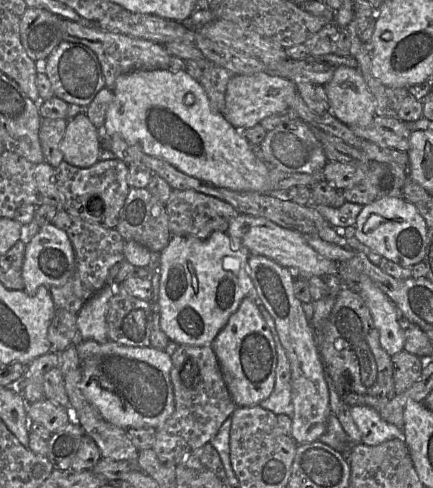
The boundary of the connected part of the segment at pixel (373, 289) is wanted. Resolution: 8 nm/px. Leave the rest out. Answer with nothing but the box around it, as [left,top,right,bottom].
[353,278,405,356]

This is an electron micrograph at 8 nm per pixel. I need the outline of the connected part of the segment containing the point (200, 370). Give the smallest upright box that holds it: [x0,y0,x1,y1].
[152,345,237,466]

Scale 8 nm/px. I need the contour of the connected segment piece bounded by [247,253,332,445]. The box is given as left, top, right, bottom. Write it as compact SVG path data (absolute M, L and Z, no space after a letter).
M250 253L247 271L255 293L272 316L291 371L292 403L294 407L290 436L300 444L318 441L326 432L330 409L325 366L315 339L315 331L305 315L303 305L293 291L294 271L258 254Z

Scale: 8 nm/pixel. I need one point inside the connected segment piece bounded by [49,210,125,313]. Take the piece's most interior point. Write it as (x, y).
(96, 248)

